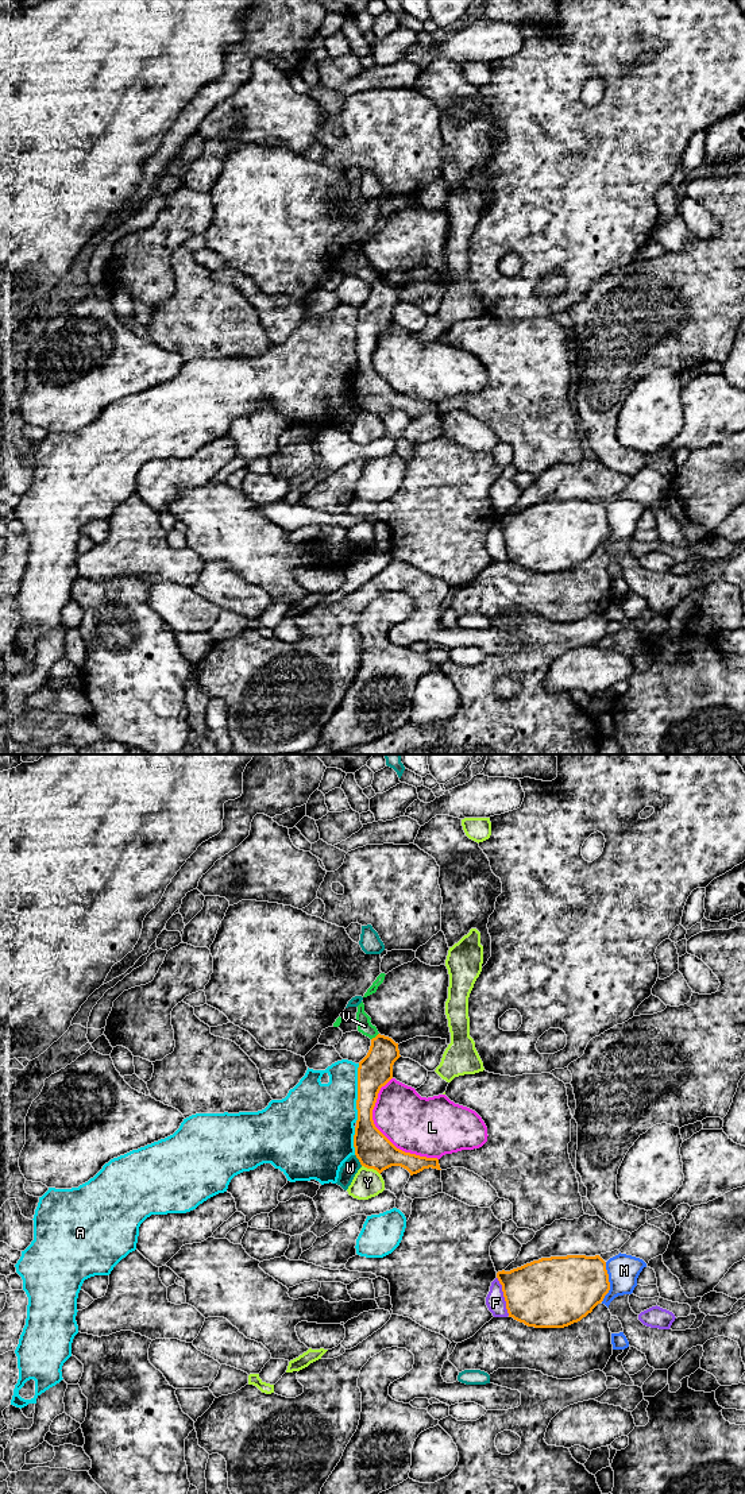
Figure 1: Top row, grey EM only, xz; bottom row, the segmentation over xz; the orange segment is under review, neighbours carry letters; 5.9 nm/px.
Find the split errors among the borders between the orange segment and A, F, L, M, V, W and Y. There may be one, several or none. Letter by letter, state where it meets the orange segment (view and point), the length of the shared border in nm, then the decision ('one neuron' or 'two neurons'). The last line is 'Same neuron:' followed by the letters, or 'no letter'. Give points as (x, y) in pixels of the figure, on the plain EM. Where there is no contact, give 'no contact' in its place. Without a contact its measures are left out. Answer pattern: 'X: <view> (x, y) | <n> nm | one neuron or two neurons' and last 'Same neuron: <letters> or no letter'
A: xz (358, 338) | 360 nm | two neurons
F: xz (504, 540) | 240 nm | two neurons
L: xz (381, 377) | 550 nm | two neurons
M: xz (609, 527) | 240 nm | two neurons
V: xz (375, 281) | 60 nm | two neurons
W: xz (358, 402) | 80 nm | two neurons
Y: xz (371, 412) | 130 nm | two neurons
Same neuron: no letter

